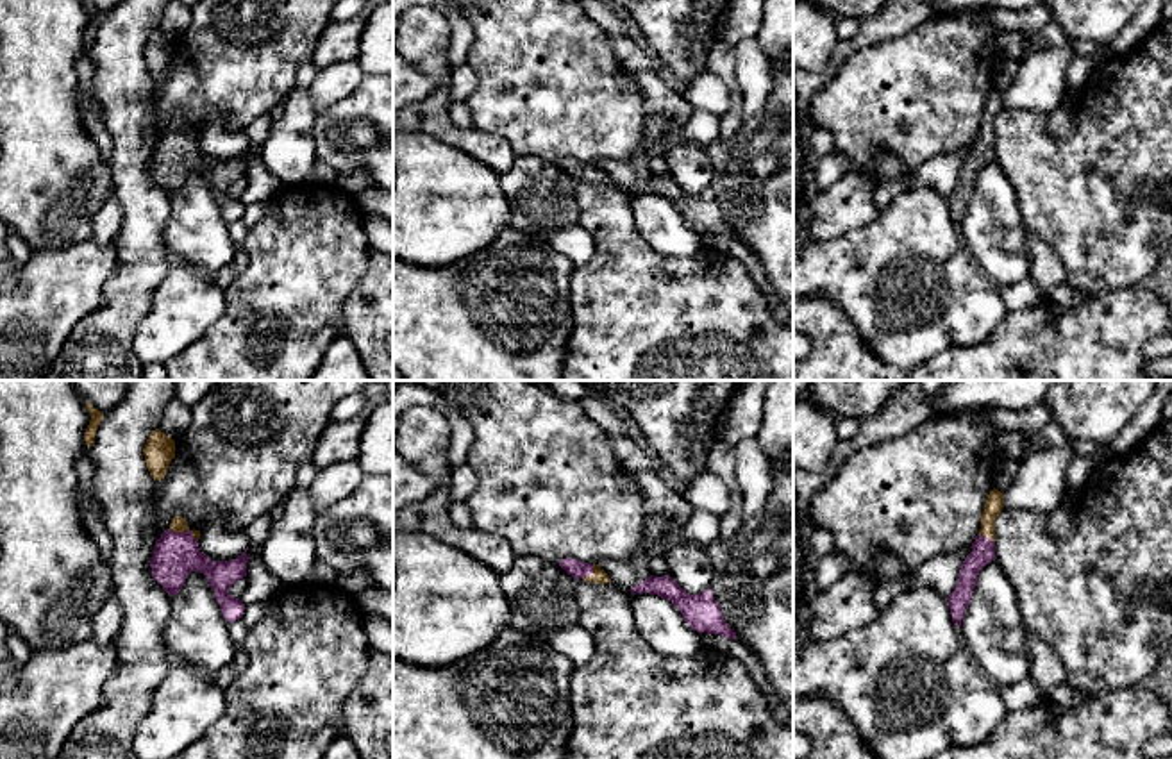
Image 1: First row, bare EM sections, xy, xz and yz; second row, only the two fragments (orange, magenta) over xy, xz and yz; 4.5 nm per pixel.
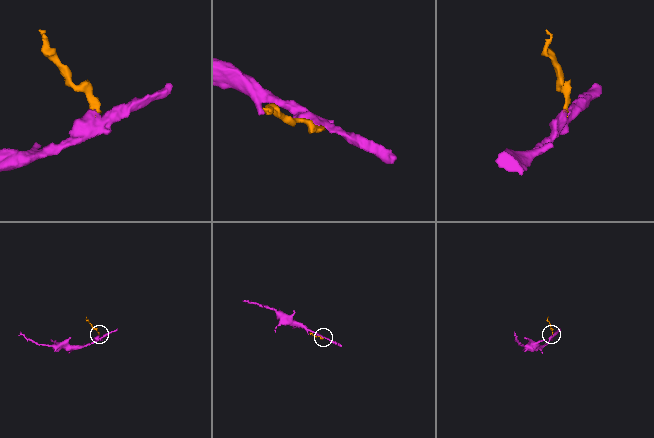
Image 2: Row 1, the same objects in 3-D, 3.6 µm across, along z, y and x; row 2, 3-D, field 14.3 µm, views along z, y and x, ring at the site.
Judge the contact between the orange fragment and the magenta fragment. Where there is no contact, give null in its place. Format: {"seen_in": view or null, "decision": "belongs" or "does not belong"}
{"seen_in": "xy", "decision": "belongs"}

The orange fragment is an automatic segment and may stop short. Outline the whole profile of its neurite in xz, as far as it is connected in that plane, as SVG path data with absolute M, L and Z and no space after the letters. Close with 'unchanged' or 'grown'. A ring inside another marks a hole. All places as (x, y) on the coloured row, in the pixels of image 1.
M566 557L559 566L573 579L584 579L588 582L607 584L609 577L599 564L581 563L577 559Z; grown

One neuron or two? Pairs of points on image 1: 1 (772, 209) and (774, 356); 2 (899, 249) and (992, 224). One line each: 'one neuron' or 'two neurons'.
1: two neurons
2: two neurons

